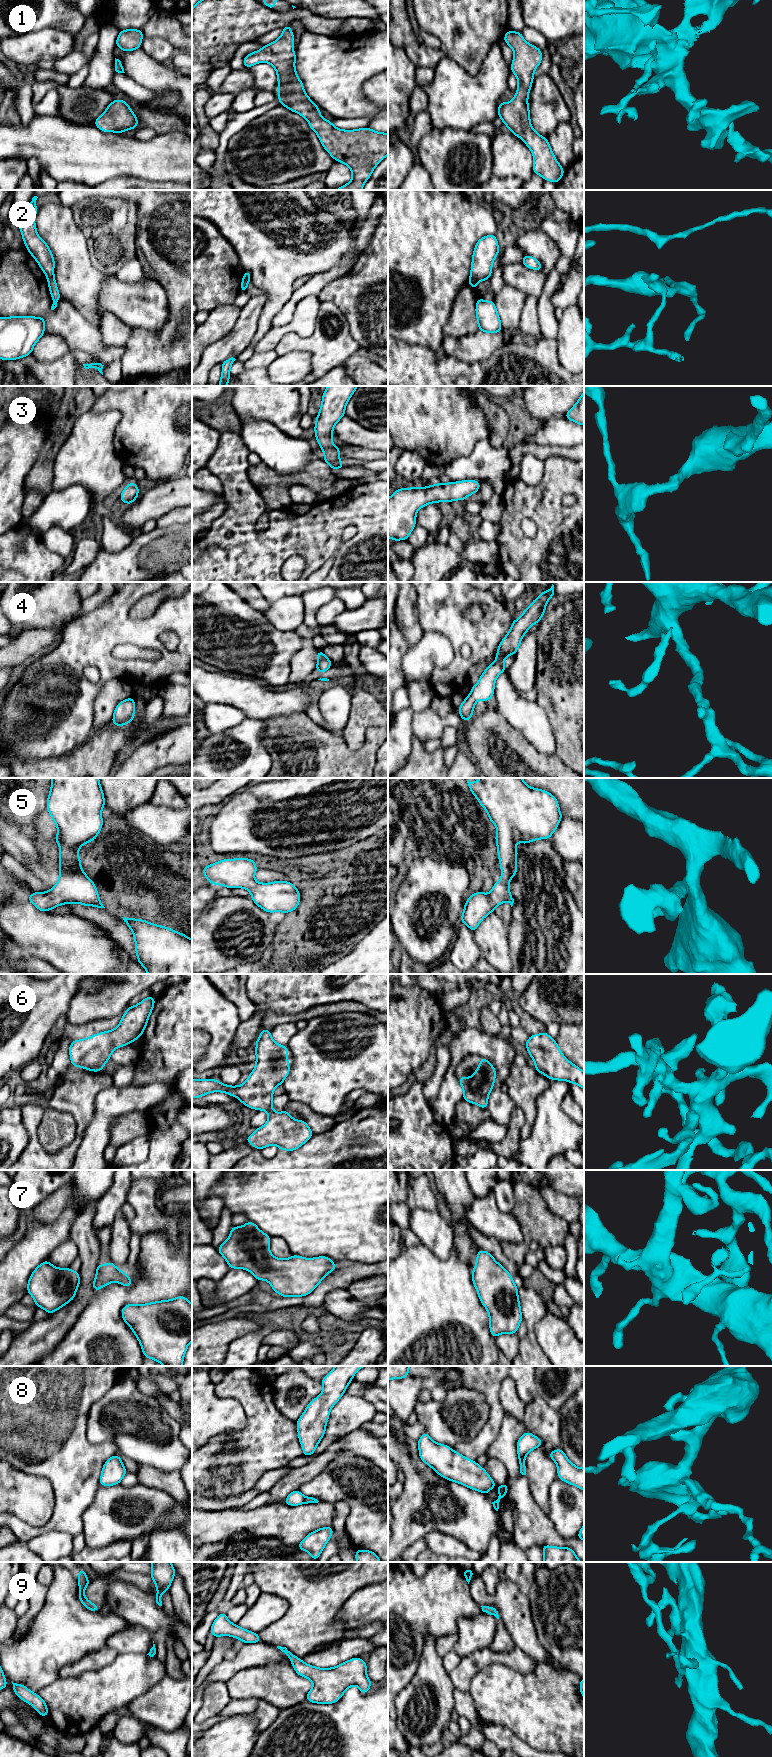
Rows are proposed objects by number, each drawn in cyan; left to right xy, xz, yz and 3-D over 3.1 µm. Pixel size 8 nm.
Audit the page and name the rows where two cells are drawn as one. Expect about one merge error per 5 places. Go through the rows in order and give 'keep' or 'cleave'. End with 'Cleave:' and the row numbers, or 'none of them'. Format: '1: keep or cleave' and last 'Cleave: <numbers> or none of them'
1: keep
2: cleave
3: keep
4: keep
5: keep
6: keep
7: keep
8: keep
9: keep
Cleave: 2

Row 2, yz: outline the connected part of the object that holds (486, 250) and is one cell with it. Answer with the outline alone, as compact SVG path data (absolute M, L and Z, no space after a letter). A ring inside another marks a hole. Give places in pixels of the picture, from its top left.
M486 235L479 239L473 251L470 276L477 281L489 280L493 261L498 254L496 235Z

